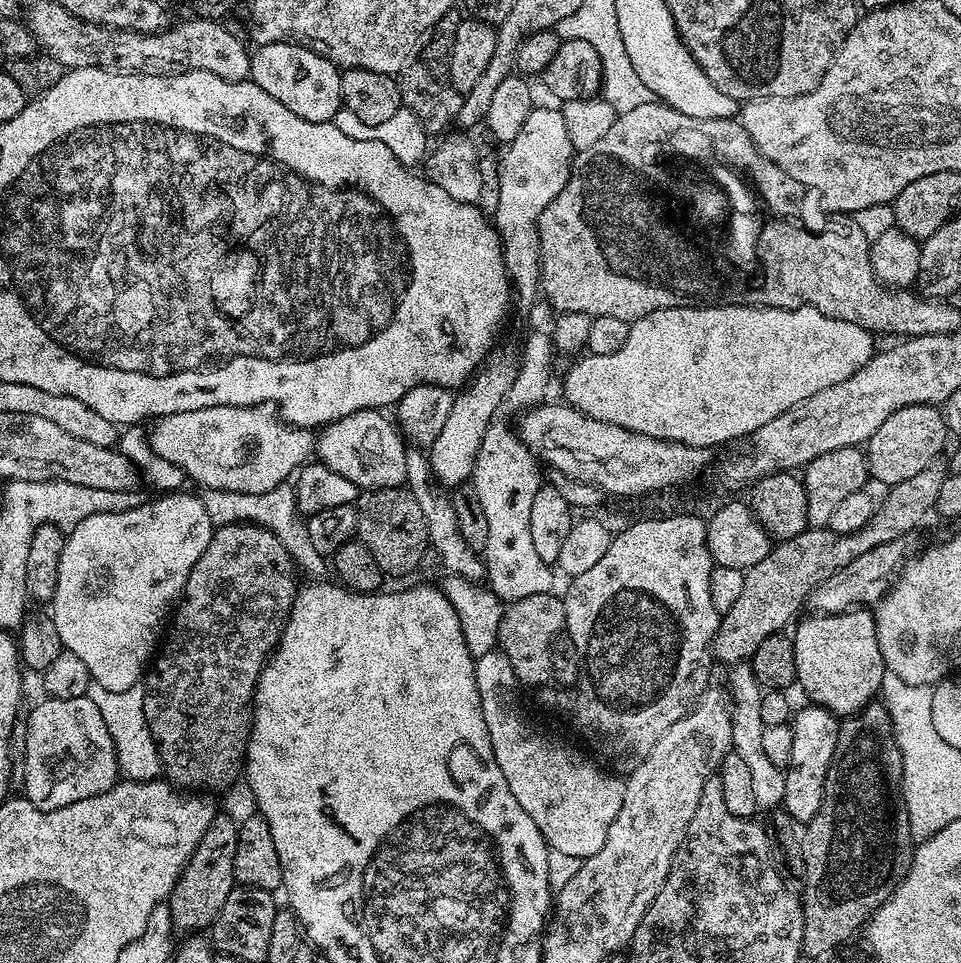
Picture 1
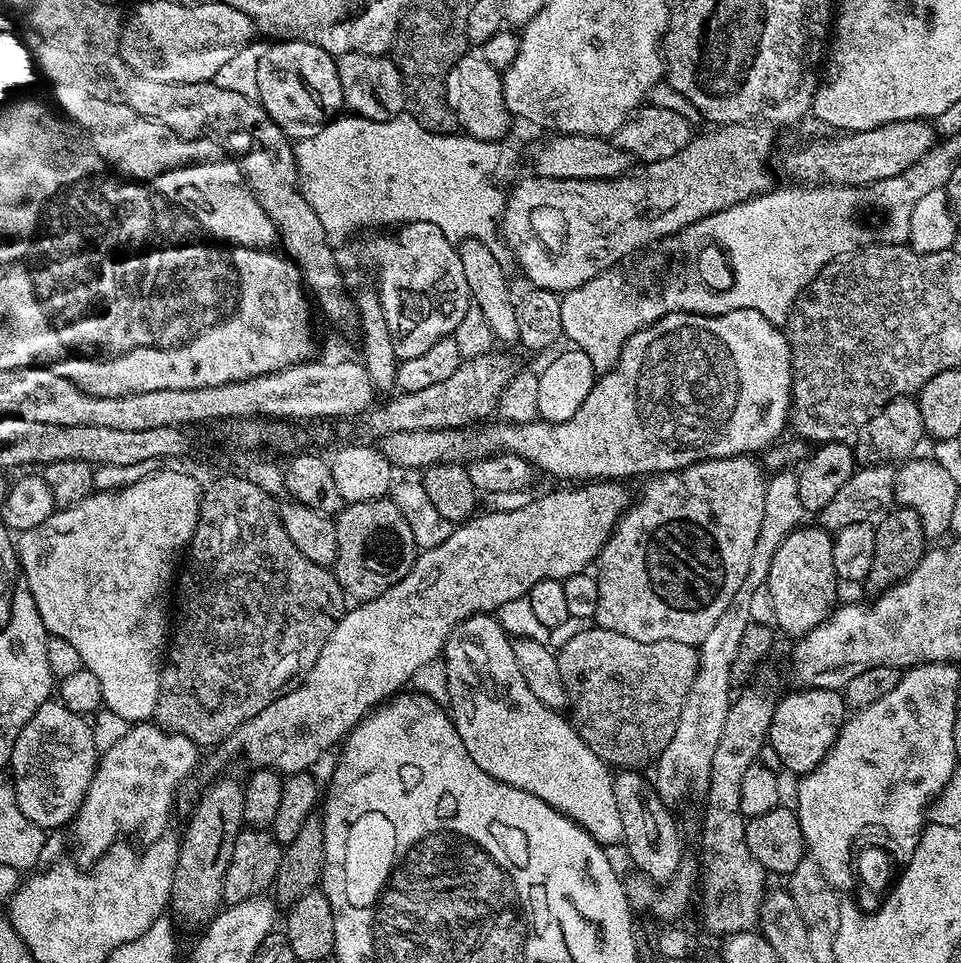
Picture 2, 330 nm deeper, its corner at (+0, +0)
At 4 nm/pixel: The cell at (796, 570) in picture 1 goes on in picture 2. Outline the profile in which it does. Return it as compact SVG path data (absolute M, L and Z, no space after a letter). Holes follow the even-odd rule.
M584 626L556 652L558 674L562 674L562 686L566 686L566 698L571 723L580 737L602 758L602 762L616 770L644 770L655 765L656 759L666 750L674 728L682 714L686 694L694 686L694 674L698 674L700 654L695 644L686 642L638 642L618 634L618 630L606 630L599 626Z

